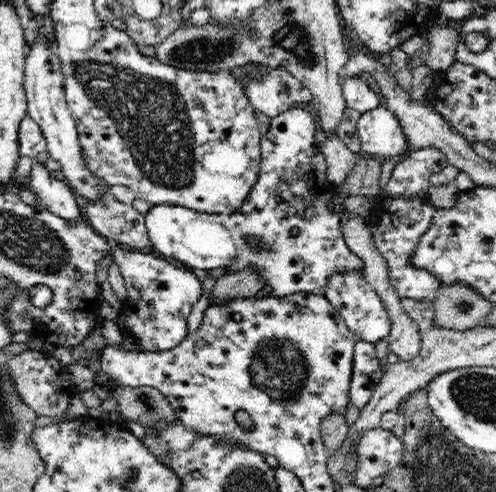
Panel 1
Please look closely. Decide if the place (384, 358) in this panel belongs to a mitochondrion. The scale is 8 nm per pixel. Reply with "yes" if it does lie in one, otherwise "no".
no

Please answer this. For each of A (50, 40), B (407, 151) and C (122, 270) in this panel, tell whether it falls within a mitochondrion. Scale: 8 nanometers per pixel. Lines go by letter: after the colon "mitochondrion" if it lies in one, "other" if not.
A: other
B: other
C: other

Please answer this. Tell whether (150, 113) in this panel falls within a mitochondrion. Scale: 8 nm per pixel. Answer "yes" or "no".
yes

